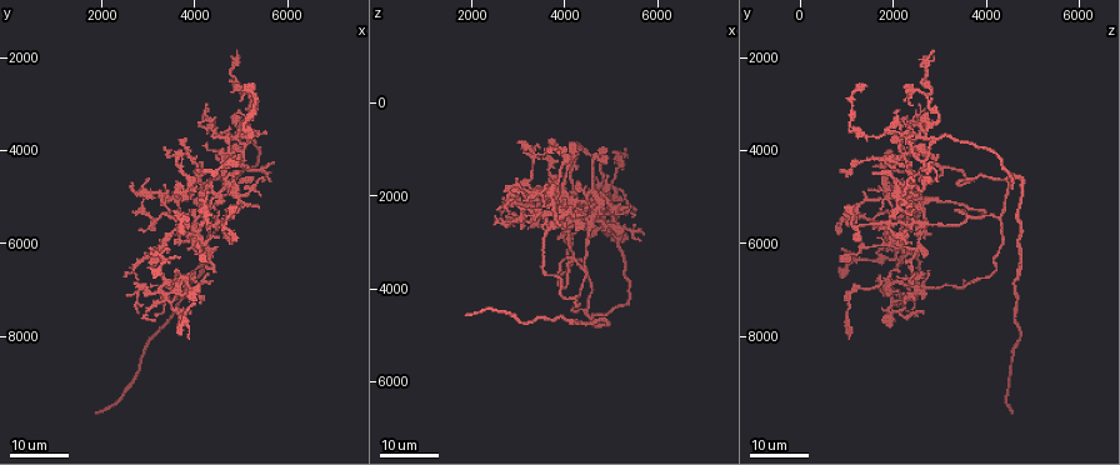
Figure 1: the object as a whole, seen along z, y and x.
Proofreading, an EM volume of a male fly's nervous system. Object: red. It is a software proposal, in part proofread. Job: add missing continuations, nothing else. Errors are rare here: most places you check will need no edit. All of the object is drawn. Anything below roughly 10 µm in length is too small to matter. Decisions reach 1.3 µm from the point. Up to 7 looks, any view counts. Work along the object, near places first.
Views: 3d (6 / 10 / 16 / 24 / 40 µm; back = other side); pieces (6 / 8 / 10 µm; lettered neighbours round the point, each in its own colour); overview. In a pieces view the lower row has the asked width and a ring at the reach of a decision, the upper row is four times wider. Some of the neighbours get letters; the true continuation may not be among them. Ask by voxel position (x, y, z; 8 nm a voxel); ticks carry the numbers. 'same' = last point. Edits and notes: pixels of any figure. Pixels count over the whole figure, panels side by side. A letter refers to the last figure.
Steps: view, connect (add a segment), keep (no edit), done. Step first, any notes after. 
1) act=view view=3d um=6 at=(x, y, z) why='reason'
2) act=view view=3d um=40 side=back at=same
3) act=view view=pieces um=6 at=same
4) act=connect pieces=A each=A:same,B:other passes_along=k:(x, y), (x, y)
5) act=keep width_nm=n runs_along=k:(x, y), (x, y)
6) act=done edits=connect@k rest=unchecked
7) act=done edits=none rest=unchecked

act=view view=3d um=24 at=(3650, 7950, 1050)

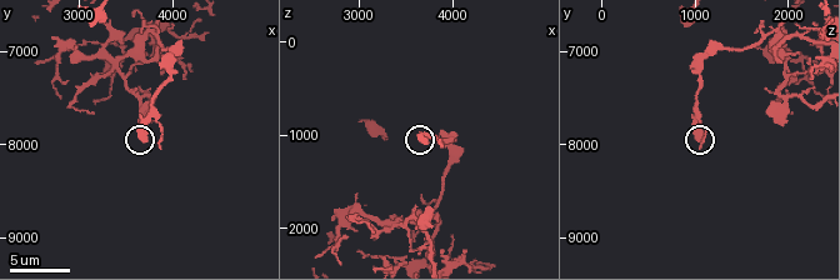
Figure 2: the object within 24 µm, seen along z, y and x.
act=view view=pieces um=10 at=(3700, 7950, 1050)

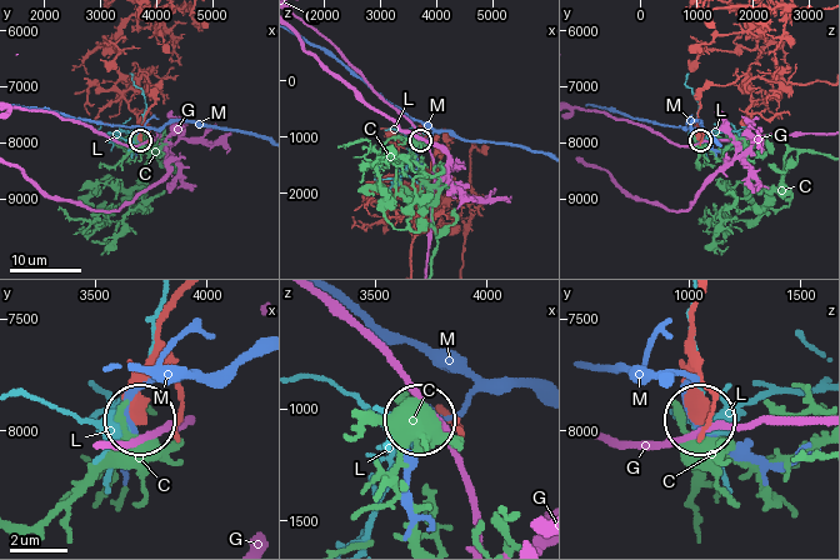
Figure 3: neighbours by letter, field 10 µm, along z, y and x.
act=keep each=C:other,G:other,L:other,M:other found='no lettered segment goes on from it'

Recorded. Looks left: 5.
act=view view=pieces um=10 at=(3100, 7650, 2050) why='free end'

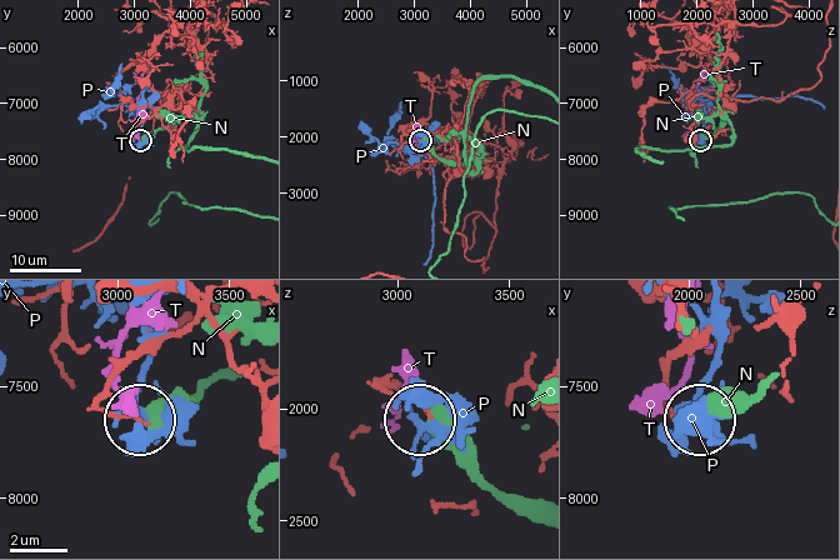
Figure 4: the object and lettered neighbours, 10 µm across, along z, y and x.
act=keep each=N:other,P:other,T:other found='none of them fits'

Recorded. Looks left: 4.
act=view view=3d um=16 at=(3700, 7750, 1950) why='an open end'

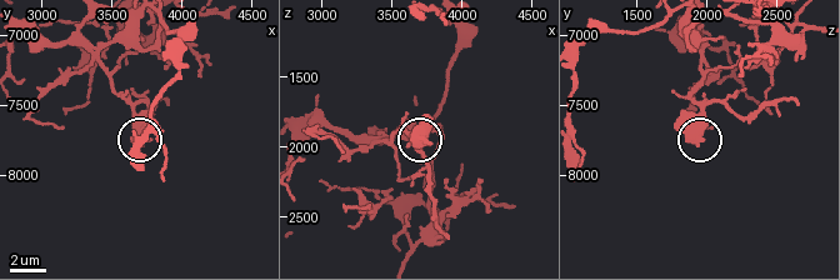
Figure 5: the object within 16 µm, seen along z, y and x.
act=view view=pieces um=10 at=(3700, 7780, 1920) why='see the neighbours'

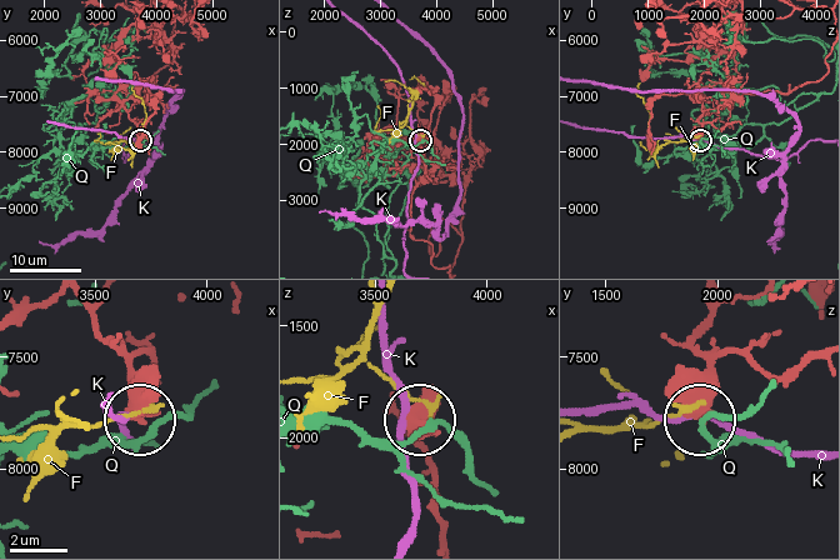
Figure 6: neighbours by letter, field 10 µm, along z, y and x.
act=keep each=F:other,K:other,Q:other found='no lettered segment goes on from it'

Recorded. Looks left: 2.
act=view view=3d um=16 at=(1850, 9700, 4550) why='end of a long branch'

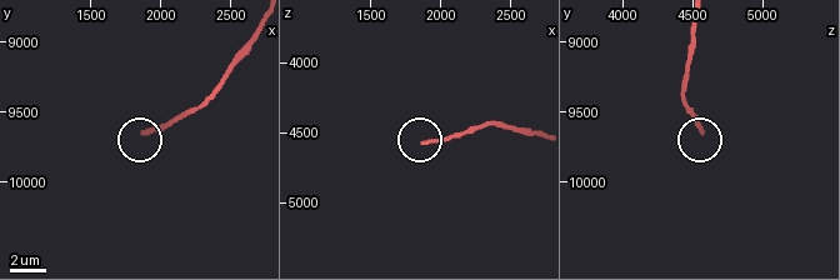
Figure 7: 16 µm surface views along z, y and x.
act=view view=pieces um=10 at=(1880, 9640, 4600) why='what lies round it'

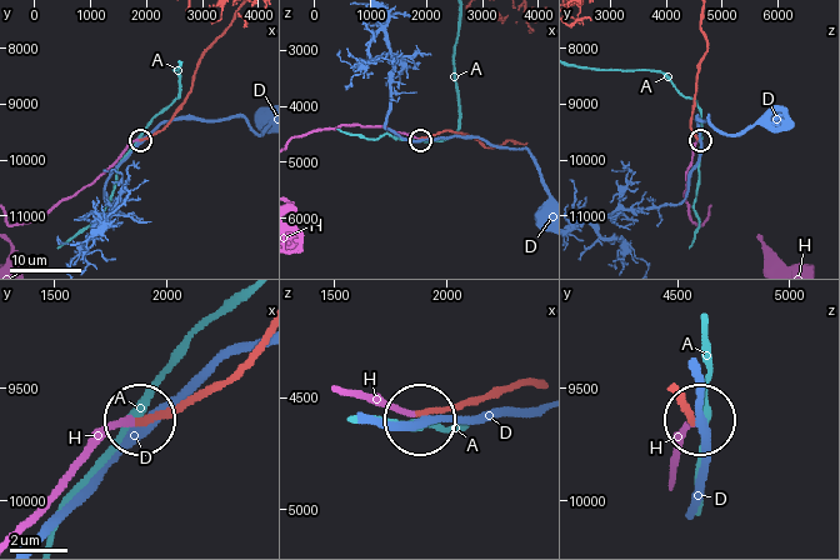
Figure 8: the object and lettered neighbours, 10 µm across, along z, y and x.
act=connect pieces=H width_nm=210 each=A:other,D:other,H:same passes_along=8:(213, 383), (115, 430), (21, 524) found='the cell continues'

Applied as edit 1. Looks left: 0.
act=done edits=connect@8 rest=unchecked

